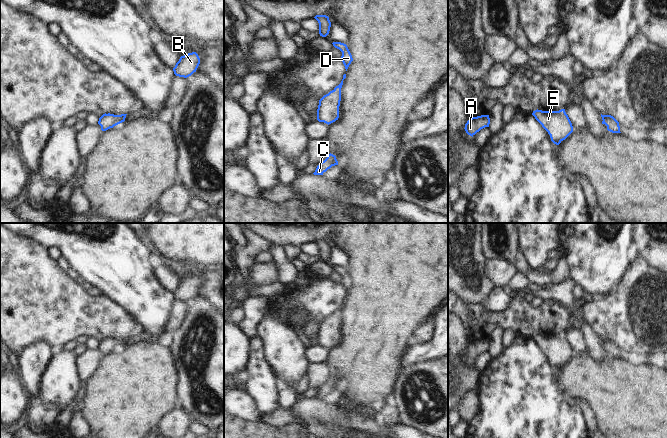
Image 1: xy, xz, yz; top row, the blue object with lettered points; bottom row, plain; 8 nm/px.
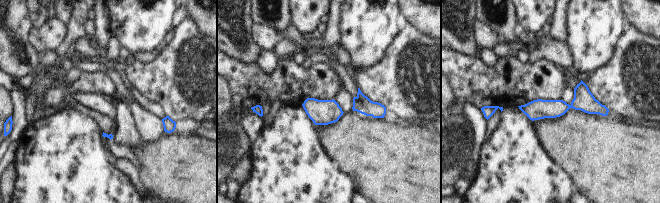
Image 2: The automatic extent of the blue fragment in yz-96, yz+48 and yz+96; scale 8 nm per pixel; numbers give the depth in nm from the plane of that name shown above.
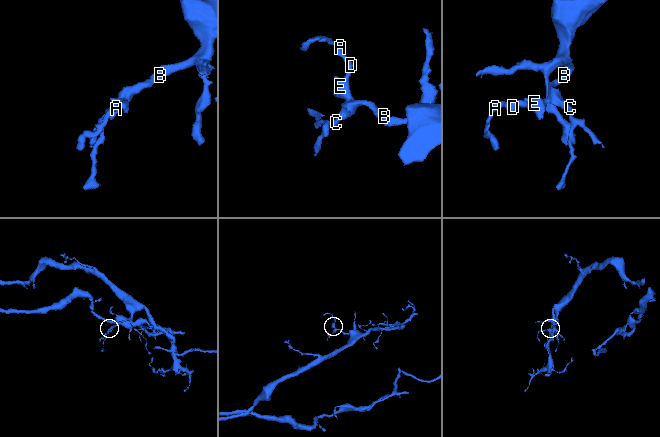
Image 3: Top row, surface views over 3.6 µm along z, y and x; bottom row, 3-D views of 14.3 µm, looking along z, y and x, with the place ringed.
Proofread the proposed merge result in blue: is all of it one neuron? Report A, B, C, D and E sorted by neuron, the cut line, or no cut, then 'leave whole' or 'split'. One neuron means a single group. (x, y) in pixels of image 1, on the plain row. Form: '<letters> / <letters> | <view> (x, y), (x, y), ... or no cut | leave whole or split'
A B C D E | no cut | leave whole

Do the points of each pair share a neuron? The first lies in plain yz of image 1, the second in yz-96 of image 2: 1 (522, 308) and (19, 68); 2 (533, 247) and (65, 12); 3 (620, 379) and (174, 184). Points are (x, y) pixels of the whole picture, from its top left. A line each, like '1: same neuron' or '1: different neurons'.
1: different neurons
2: different neurons
3: same neuron

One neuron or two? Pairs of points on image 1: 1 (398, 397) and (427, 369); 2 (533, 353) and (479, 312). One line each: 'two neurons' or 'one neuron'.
1: one neuron
2: two neurons

